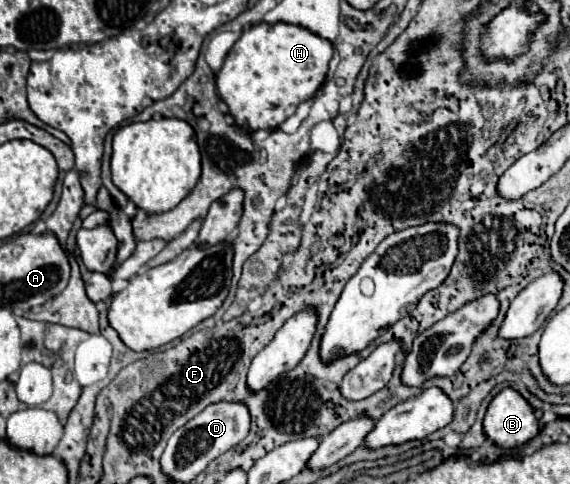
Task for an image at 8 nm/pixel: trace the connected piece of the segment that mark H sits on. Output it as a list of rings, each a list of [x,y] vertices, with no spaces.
[[[257,23],[243,31],[217,73],[217,91],[239,127],[277,129],[299,103],[315,95],[325,81],[333,43],[291,23]]]

